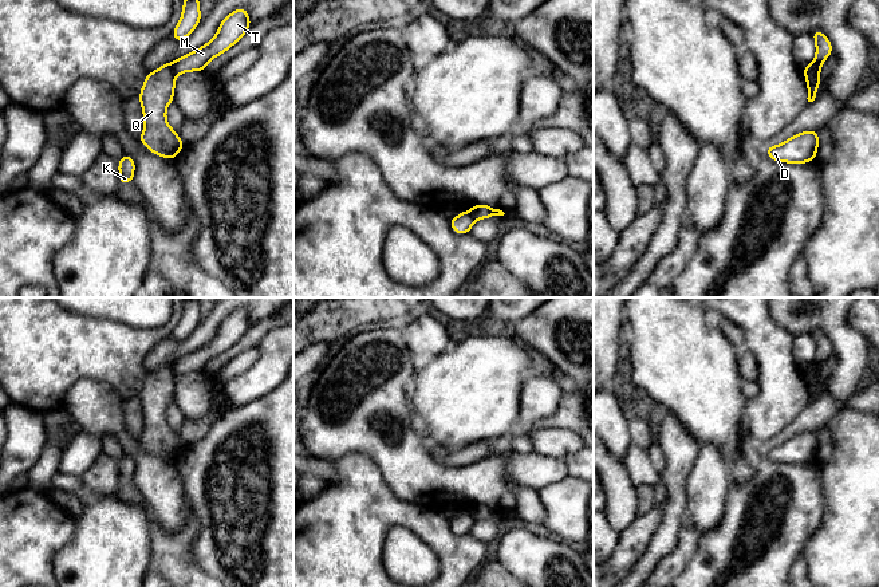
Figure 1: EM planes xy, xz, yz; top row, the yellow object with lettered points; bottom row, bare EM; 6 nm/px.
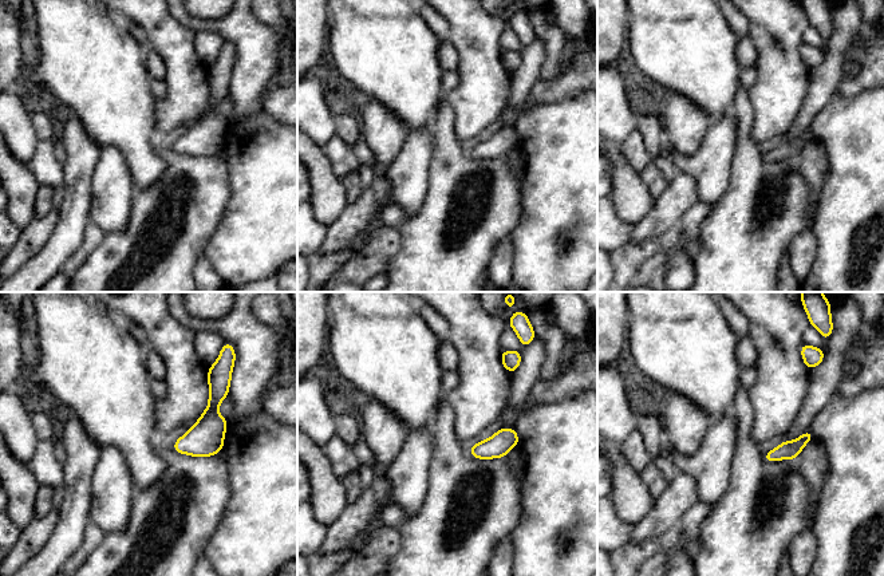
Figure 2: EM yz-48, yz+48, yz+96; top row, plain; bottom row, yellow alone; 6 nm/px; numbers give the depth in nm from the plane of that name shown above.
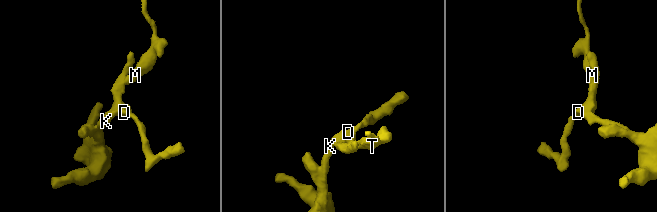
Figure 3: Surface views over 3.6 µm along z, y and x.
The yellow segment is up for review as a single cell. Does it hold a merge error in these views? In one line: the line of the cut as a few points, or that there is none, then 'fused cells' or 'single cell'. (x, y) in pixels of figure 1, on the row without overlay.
cut yz (815, 363), (815, 369), (805, 375); fused cells

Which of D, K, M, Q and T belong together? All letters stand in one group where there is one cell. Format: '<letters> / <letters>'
D K Q / M T

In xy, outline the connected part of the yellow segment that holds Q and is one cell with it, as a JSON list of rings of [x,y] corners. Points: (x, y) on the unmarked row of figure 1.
[[[169,362],[146,375],[138,397],[145,418],[139,442],[153,454],[172,461],[185,448],[176,430],[166,422],[166,407],[174,401],[174,386],[173,362]]]

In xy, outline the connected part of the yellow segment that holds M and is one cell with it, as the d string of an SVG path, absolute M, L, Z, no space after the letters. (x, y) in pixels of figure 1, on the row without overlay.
M234 310L220 323L216 336L212 340L196 351L176 359L173 363L174 374L205 371L206 365L237 343L251 326L248 310Z

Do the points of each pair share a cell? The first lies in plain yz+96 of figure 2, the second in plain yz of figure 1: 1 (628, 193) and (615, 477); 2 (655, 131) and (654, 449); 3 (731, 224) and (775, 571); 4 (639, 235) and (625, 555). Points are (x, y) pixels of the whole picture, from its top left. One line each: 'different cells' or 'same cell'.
1: same cell
2: different cells
3: same cell
4: same cell

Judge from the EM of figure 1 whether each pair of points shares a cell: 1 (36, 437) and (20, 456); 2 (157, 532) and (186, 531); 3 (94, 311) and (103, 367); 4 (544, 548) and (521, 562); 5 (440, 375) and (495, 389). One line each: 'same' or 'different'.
1: same
2: same
3: different
4: same
5: same

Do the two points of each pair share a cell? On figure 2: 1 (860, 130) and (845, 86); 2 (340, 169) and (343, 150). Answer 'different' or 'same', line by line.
1: different
2: same

